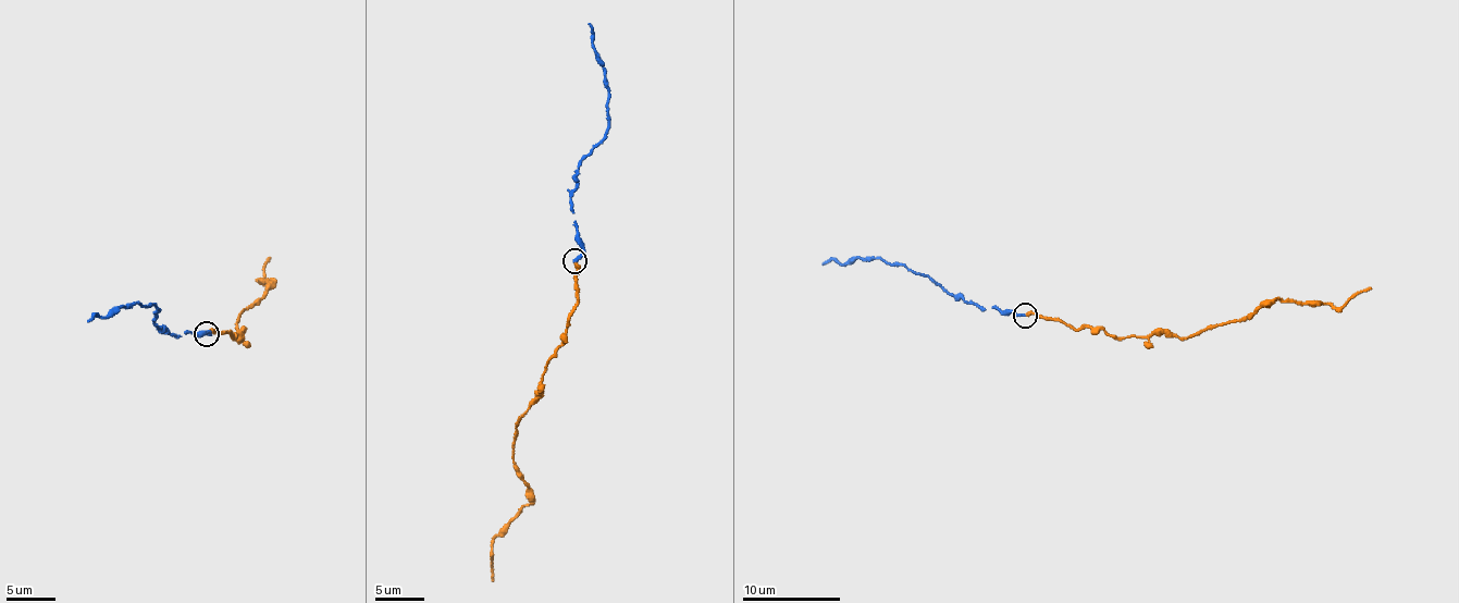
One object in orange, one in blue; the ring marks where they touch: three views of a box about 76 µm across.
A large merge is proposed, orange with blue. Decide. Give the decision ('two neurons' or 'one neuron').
one neuron

